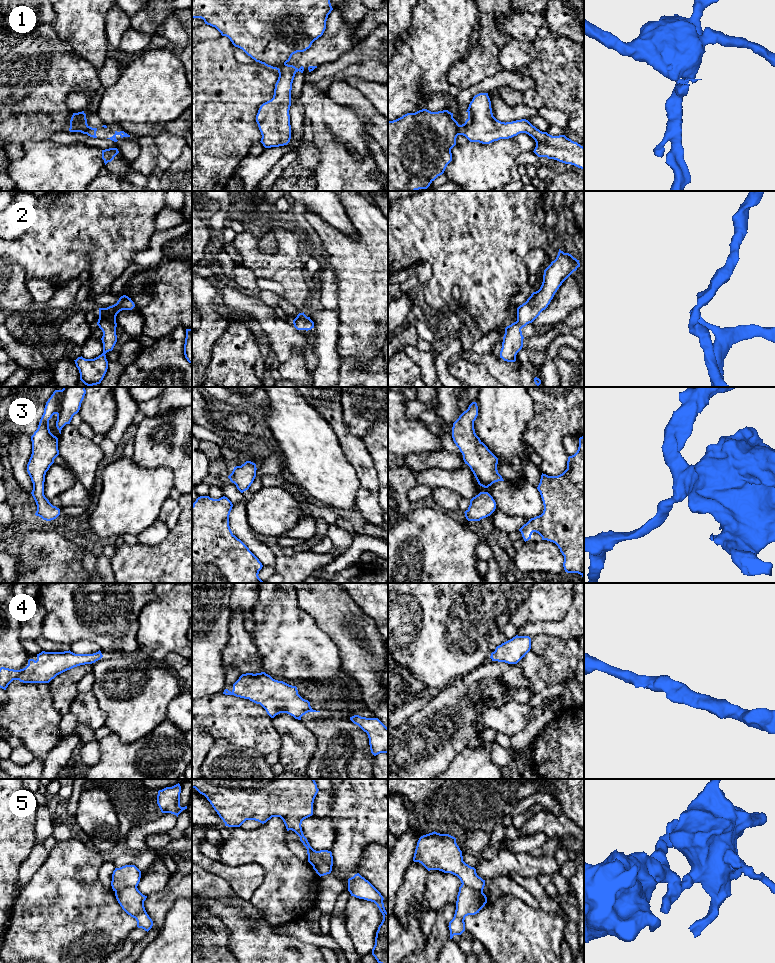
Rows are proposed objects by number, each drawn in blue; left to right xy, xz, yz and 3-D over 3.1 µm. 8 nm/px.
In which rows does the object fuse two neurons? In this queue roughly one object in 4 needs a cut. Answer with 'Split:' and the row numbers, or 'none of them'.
Split: 1, 5

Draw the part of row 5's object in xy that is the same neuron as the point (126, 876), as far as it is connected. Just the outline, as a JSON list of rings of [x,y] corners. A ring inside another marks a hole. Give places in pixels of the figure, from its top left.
[[[125,865],[115,868],[112,874],[111,886],[113,891],[127,887],[137,887],[141,878],[141,871],[135,865]]]

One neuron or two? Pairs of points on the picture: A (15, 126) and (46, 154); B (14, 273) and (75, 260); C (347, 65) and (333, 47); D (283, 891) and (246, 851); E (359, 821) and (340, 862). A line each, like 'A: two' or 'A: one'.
A: two
B: two
C: two
D: one
E: one

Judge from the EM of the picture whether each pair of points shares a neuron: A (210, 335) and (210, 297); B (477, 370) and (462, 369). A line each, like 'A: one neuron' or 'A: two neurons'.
A: one neuron
B: one neuron

